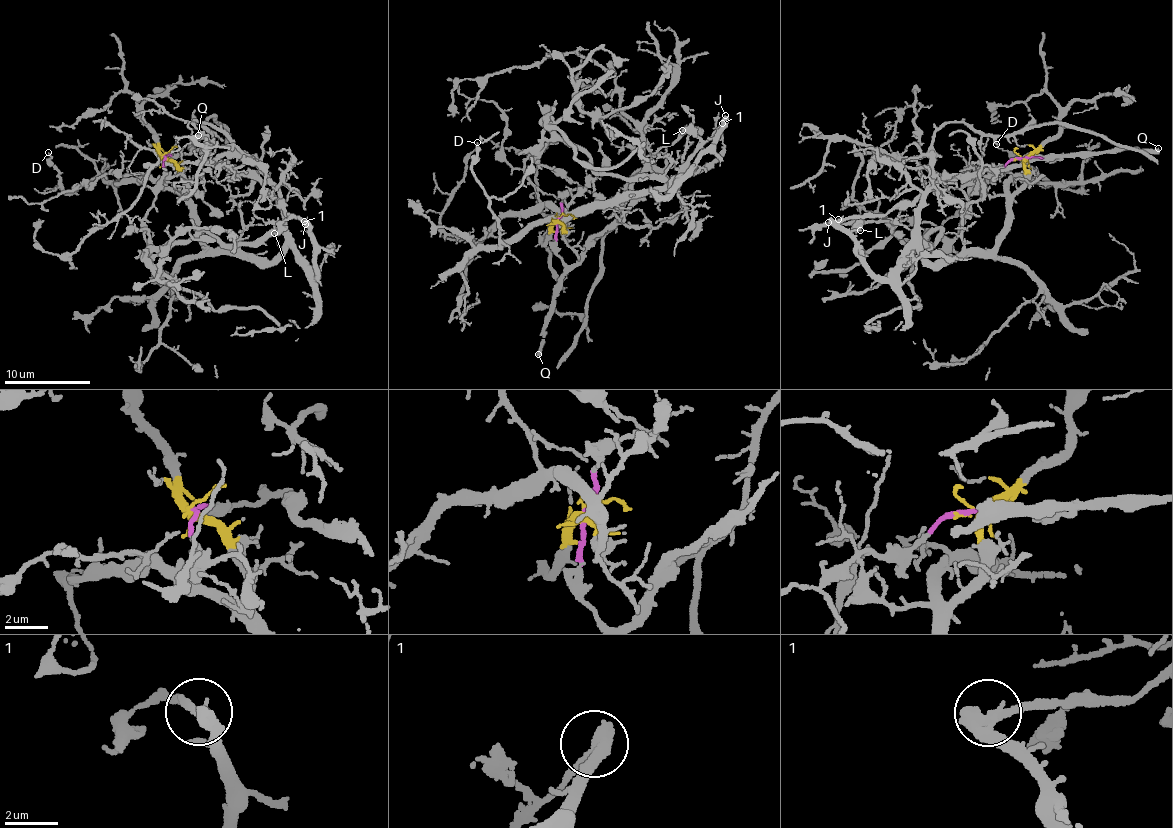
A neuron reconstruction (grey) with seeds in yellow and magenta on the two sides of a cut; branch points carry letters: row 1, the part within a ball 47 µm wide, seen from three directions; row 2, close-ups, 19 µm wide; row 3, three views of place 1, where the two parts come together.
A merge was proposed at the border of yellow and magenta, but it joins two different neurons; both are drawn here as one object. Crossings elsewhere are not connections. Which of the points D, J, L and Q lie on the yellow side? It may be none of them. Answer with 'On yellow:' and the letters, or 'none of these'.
On yellow: D

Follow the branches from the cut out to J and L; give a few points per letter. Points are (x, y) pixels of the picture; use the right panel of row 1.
J: (1023, 159), (1060, 158), (1029, 157), (1014, 167), (943, 178), (884, 214), (828, 222)
L: (1023, 159), (1060, 158), (1029, 157), (1014, 167), (943, 178), (911, 205), (866, 217), (860, 231)

